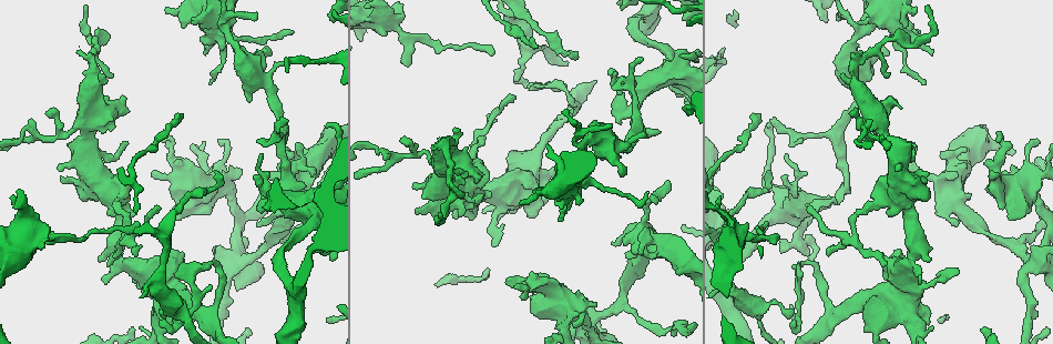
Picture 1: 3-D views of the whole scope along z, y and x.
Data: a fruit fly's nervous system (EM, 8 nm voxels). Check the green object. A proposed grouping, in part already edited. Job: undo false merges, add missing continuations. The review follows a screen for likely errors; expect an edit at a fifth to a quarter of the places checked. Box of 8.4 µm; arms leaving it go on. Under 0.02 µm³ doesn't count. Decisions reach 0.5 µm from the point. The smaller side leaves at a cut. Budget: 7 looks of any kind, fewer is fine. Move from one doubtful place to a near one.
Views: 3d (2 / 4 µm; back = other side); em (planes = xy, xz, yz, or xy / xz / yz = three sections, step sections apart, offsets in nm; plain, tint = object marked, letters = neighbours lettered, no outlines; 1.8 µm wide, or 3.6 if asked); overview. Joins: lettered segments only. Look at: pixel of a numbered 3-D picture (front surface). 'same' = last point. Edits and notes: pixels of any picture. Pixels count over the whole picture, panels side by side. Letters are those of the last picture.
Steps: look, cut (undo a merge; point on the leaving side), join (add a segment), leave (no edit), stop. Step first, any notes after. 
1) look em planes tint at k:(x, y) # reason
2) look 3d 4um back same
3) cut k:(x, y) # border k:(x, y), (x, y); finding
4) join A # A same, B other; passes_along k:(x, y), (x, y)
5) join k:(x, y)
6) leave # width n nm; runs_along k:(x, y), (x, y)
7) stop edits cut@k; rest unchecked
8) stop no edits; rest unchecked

look em planes letters at 1:(610, 73) # branch stops here

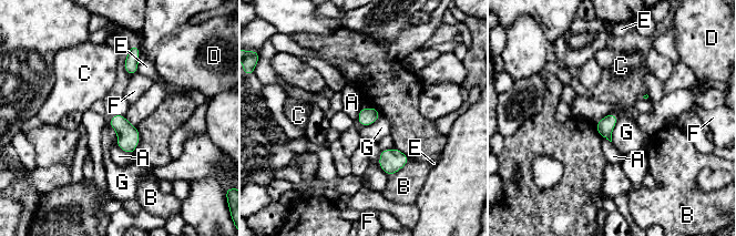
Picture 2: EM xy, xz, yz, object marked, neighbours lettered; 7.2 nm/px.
leave # A other, B other, C other, D other, E other, F other, G other; border 2:(619, 119), (612, 131), (611, 141); none of them fits

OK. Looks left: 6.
look 3d 2um at 1:(761, 305) # branch point

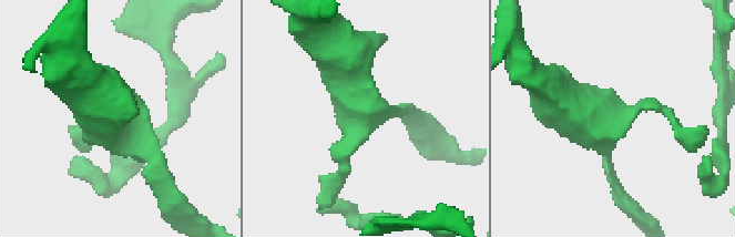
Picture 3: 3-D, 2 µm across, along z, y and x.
look em planes letters at 3:(360, 110) # arms 3; shape alone is not enough

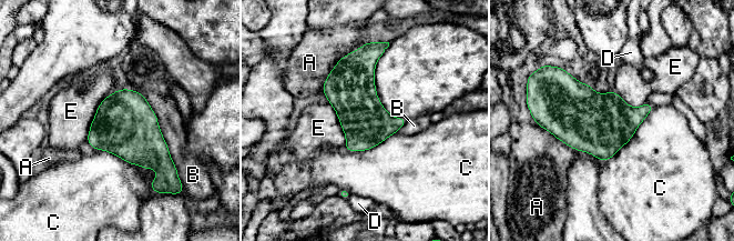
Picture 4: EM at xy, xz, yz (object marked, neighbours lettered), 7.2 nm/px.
leave # A other, B other, C other, D other, E other; border 4:(116, 89), (101, 101), (85, 140); continuous, no second neuron

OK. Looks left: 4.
look 3d 4um at 1:(952, 190) # small branch off a trunk

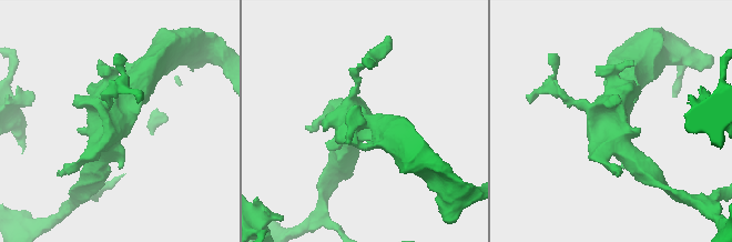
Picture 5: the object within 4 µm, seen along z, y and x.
look em planes tint at 5:(118, 122)

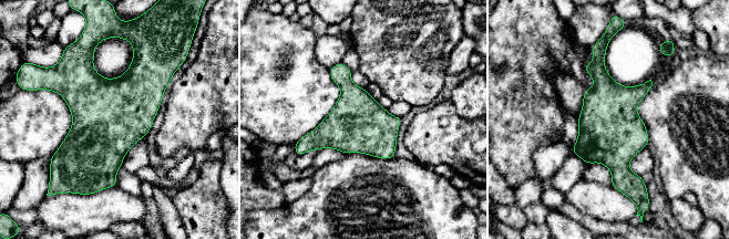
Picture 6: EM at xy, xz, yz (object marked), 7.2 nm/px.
look em planes letters same # see the neighbours

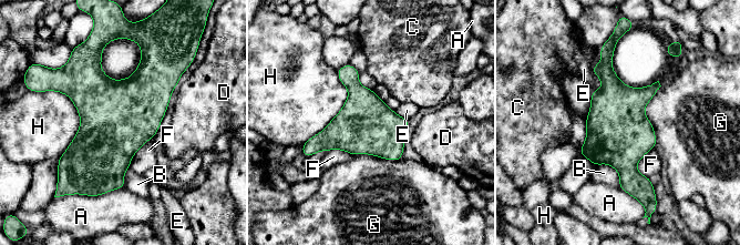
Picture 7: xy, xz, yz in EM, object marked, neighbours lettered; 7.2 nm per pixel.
leave # A other, B other, C other, D other, E other, F other, G other, H other; border 7:(654, 147), (637, 163), (647, 177); one neuron here

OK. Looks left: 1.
stop no edits; rest unchecked

